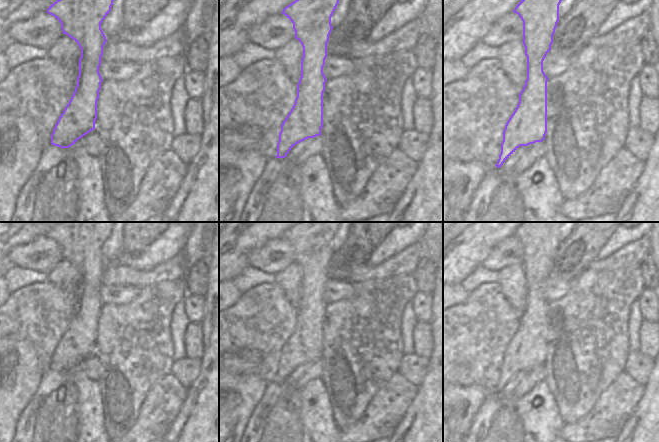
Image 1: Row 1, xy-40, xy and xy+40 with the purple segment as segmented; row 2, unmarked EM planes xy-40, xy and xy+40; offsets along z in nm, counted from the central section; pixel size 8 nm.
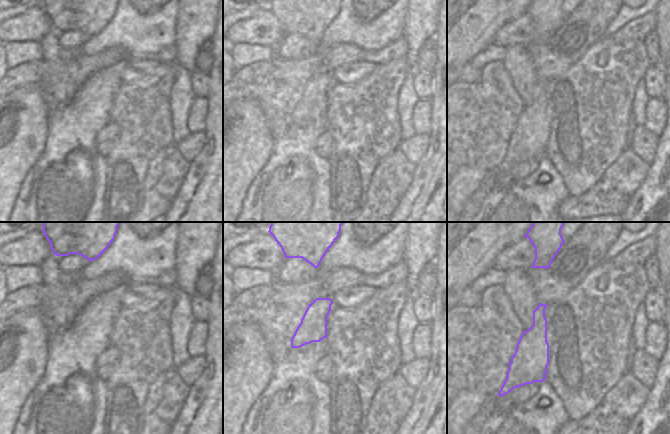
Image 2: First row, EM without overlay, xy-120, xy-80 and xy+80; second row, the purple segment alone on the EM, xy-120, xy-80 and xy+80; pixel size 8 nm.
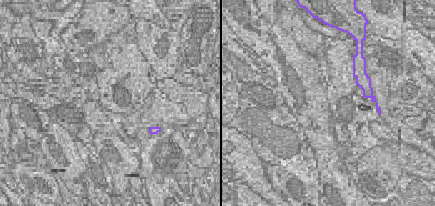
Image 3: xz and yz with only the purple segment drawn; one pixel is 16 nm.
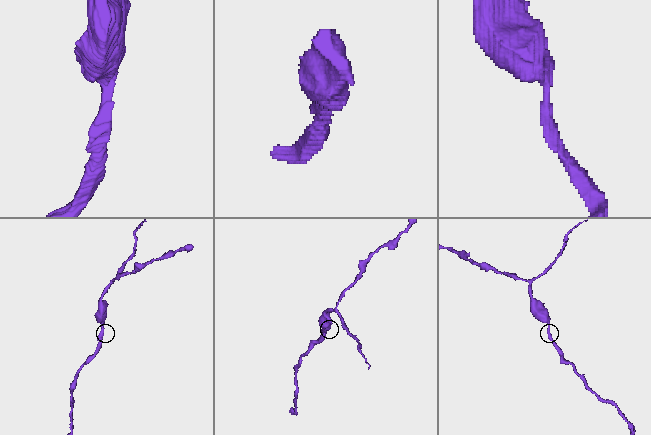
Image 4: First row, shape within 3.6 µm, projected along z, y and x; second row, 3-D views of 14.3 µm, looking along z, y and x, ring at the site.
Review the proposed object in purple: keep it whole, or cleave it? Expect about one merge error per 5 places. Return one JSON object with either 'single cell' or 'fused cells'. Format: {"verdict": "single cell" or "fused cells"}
{"verdict": "single cell"}

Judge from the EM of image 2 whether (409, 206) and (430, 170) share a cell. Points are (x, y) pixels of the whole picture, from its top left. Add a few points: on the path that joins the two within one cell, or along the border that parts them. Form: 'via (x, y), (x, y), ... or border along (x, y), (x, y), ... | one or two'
via (416, 197), (430, 182), (430, 179) | one

